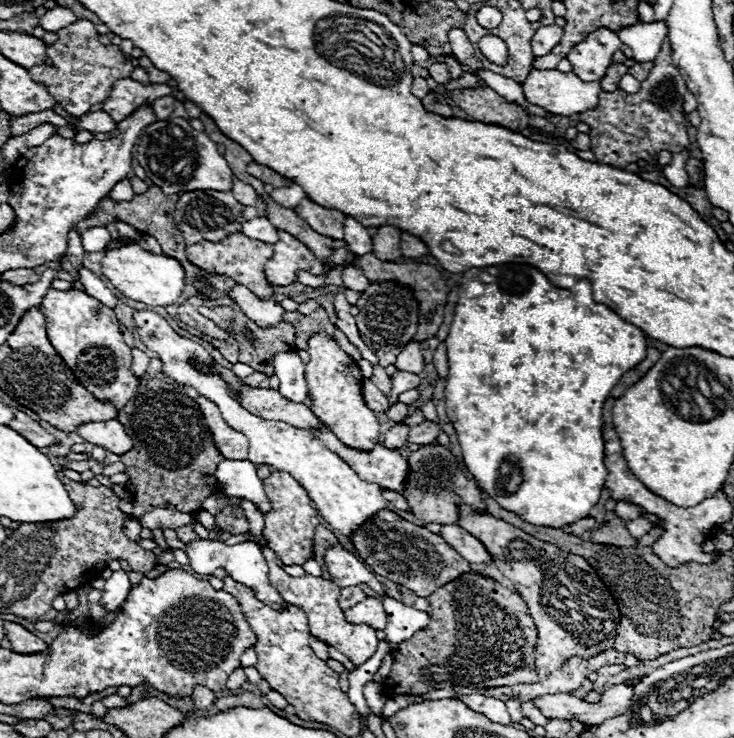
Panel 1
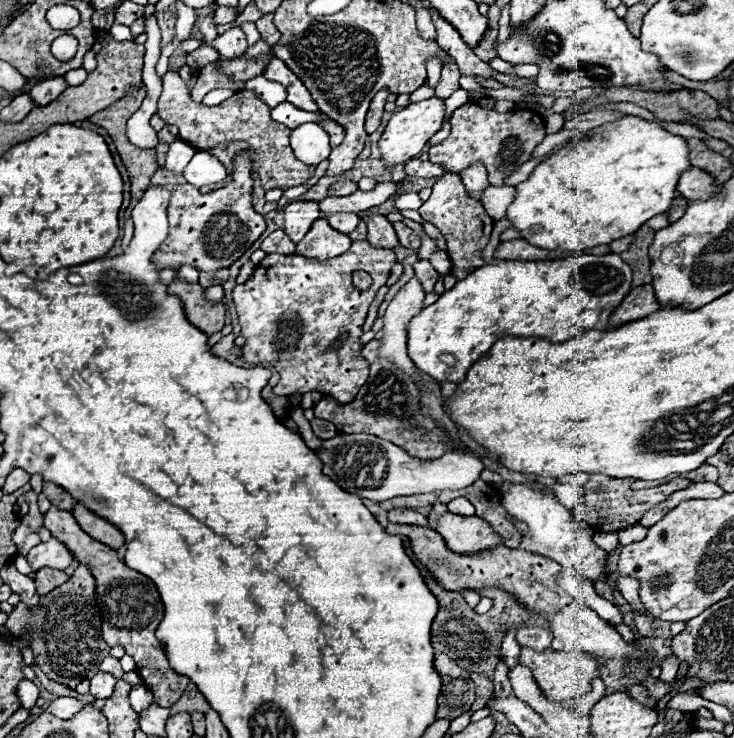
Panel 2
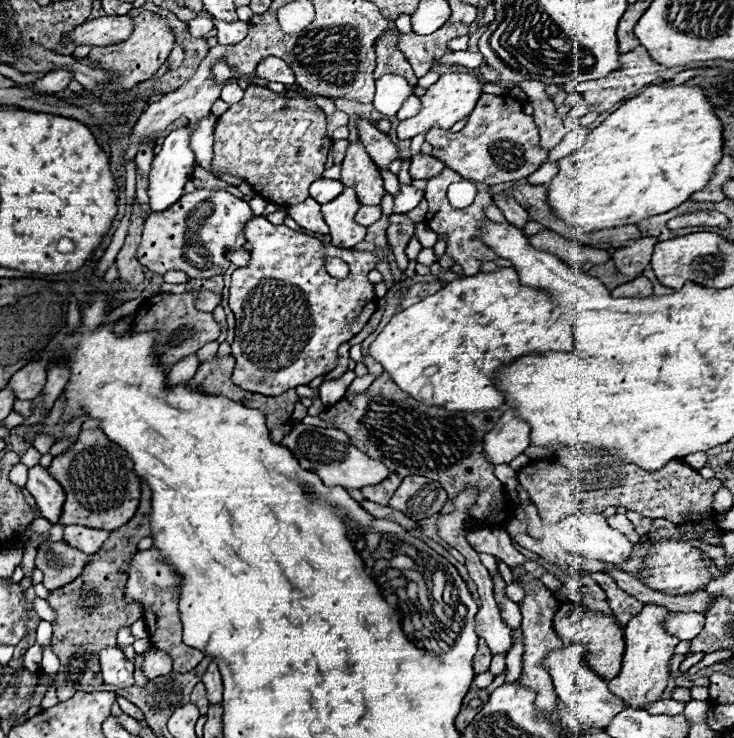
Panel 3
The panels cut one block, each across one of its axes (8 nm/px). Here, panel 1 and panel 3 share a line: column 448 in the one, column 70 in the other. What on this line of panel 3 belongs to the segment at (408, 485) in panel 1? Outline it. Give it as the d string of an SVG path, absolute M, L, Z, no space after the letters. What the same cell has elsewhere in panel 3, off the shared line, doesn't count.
M82 430L76 444L52 460L48 468L50 476L60 482L66 492L62 522L84 524L88 528L116 530L124 526L136 512L140 502L140 480L134 474L132 460L114 442L110 442L100 430Z

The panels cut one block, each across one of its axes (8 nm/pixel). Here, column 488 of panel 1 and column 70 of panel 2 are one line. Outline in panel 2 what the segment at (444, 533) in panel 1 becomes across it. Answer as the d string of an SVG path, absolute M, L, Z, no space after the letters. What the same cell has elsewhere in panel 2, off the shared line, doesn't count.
M50 538L48 542L40 542L38 546L34 546L28 552L26 560L34 572L38 572L40 568L66 570L72 562L72 554L68 552L68 548L62 542L58 542L56 538Z

